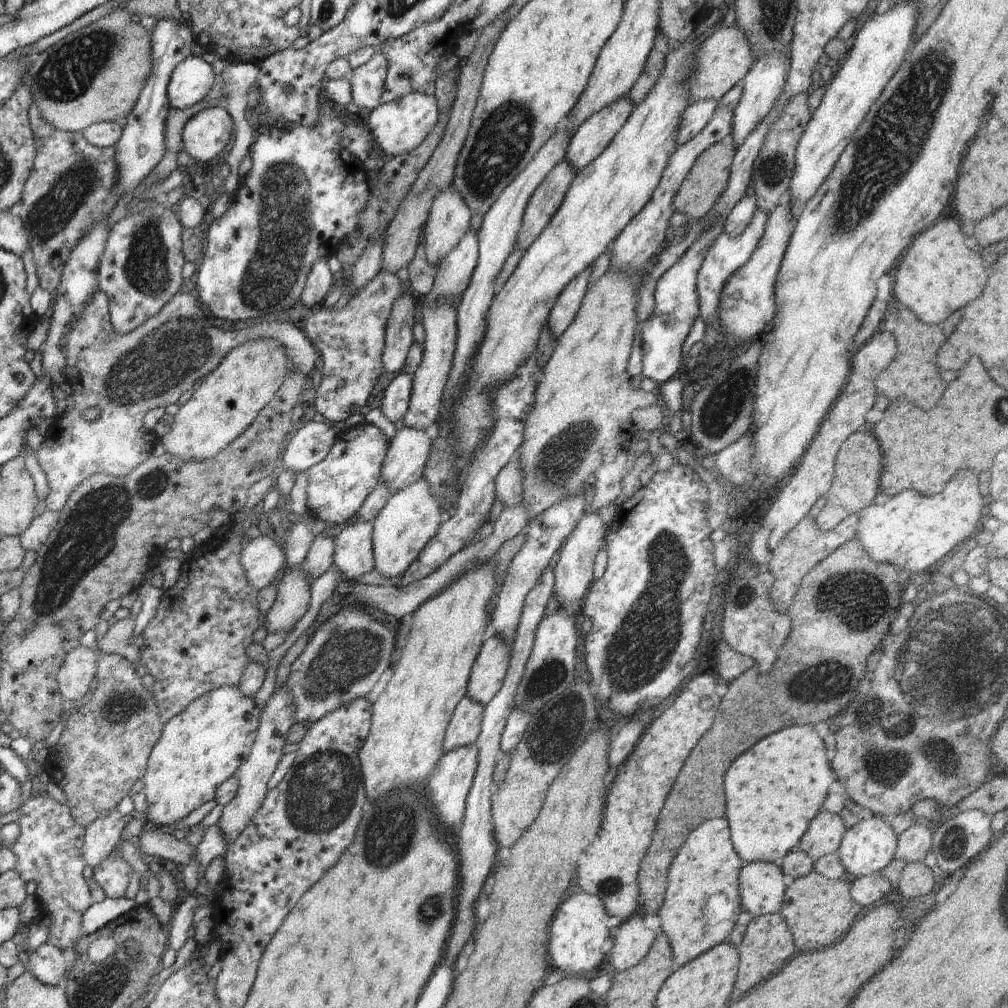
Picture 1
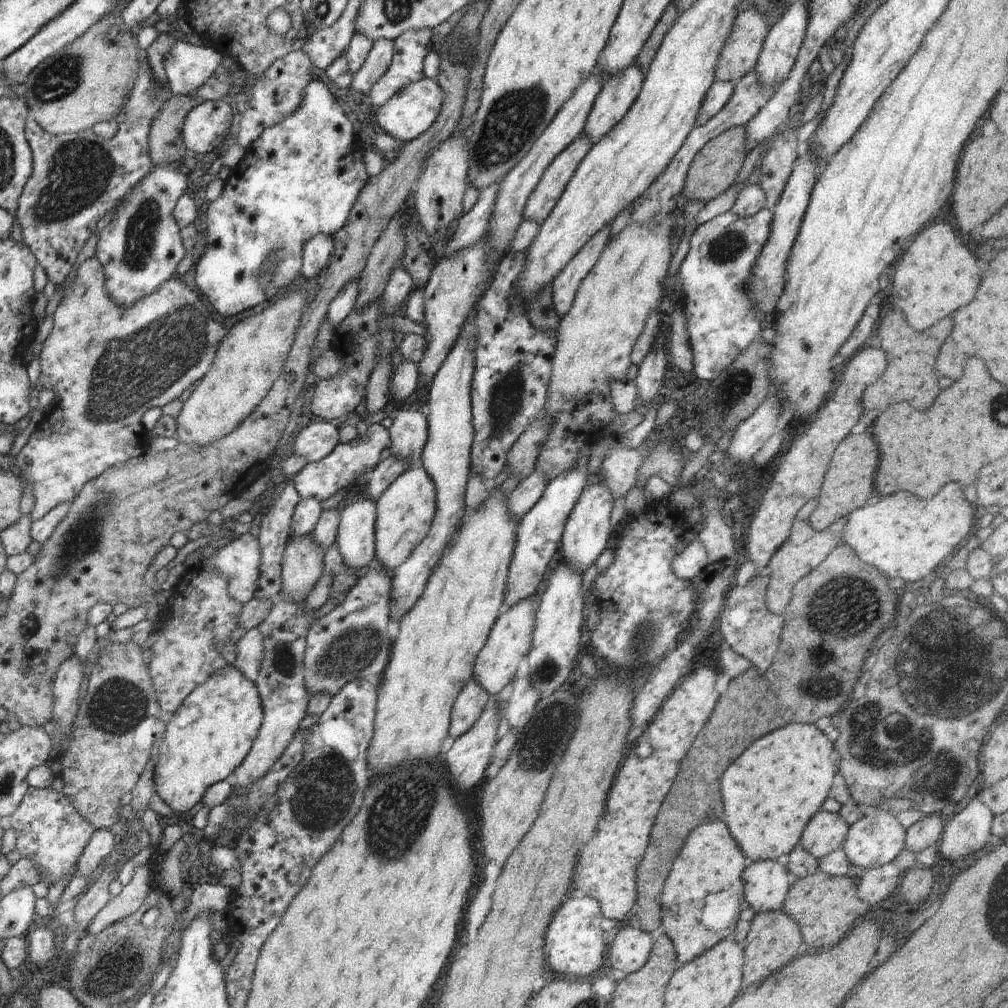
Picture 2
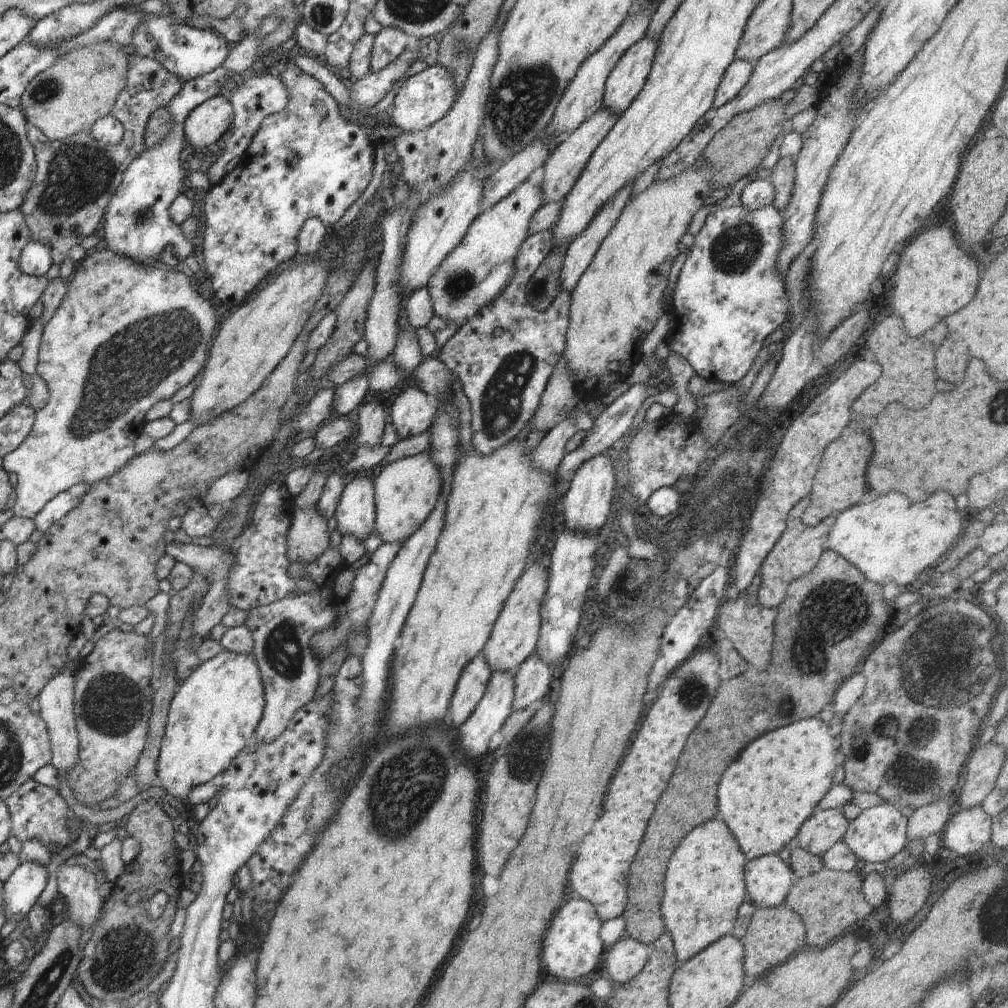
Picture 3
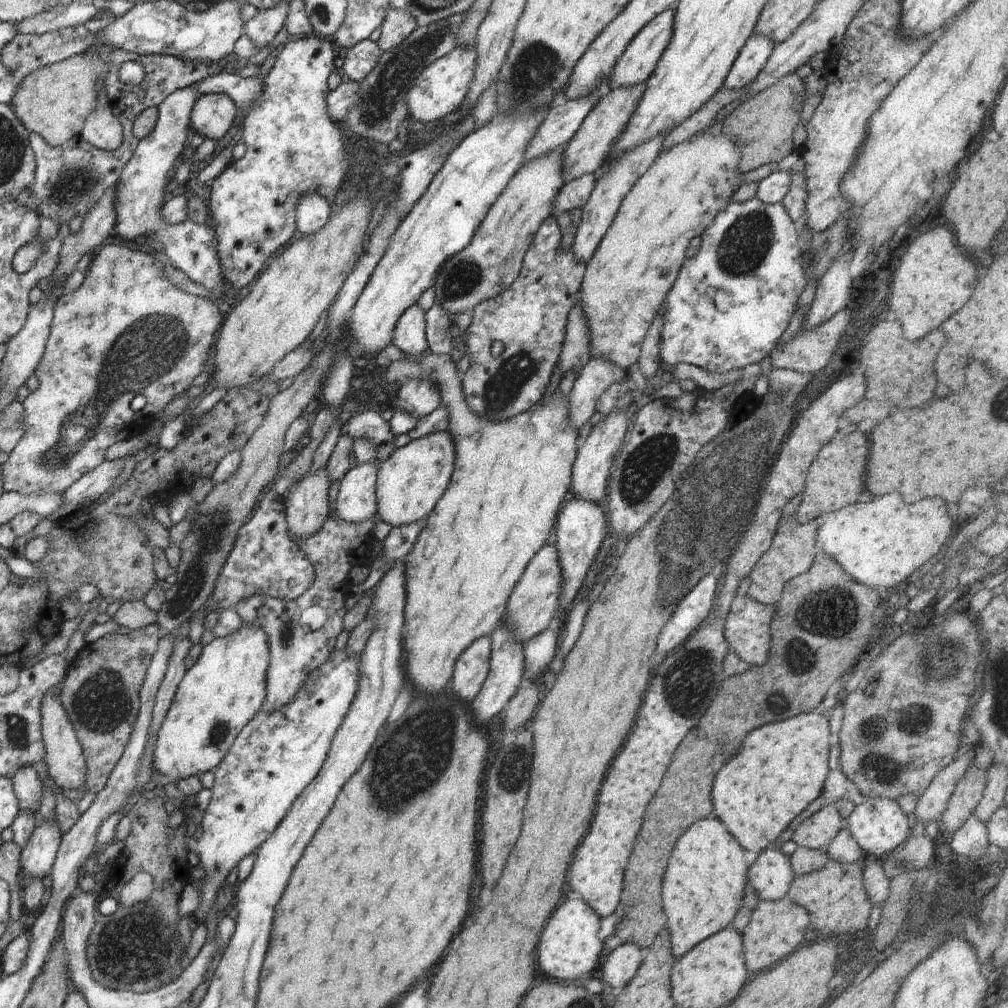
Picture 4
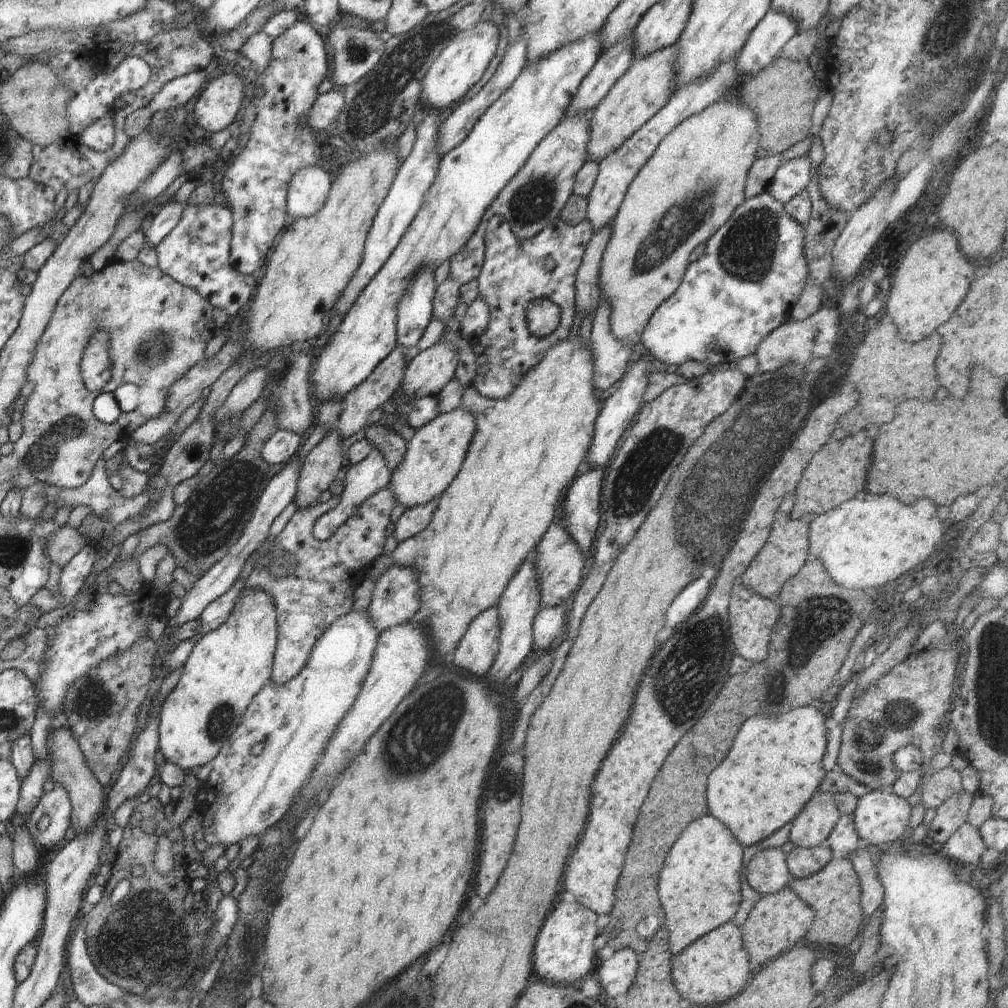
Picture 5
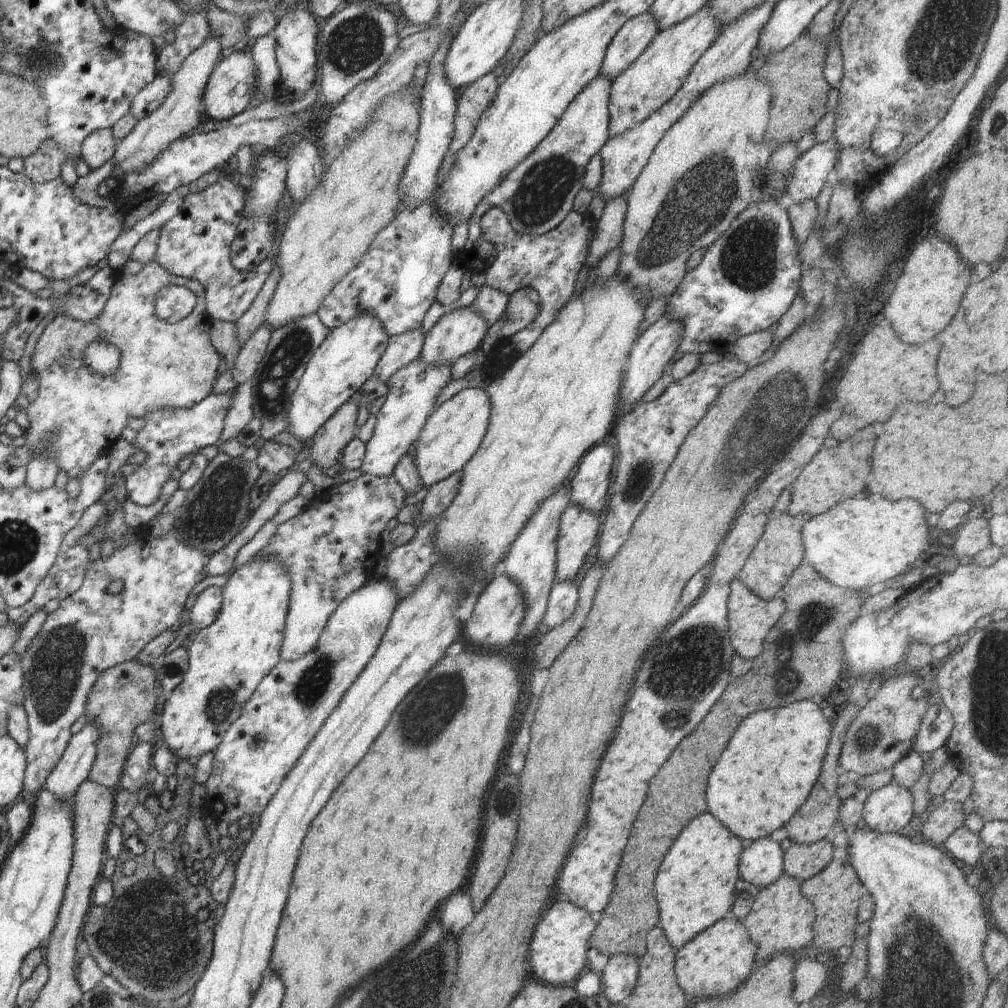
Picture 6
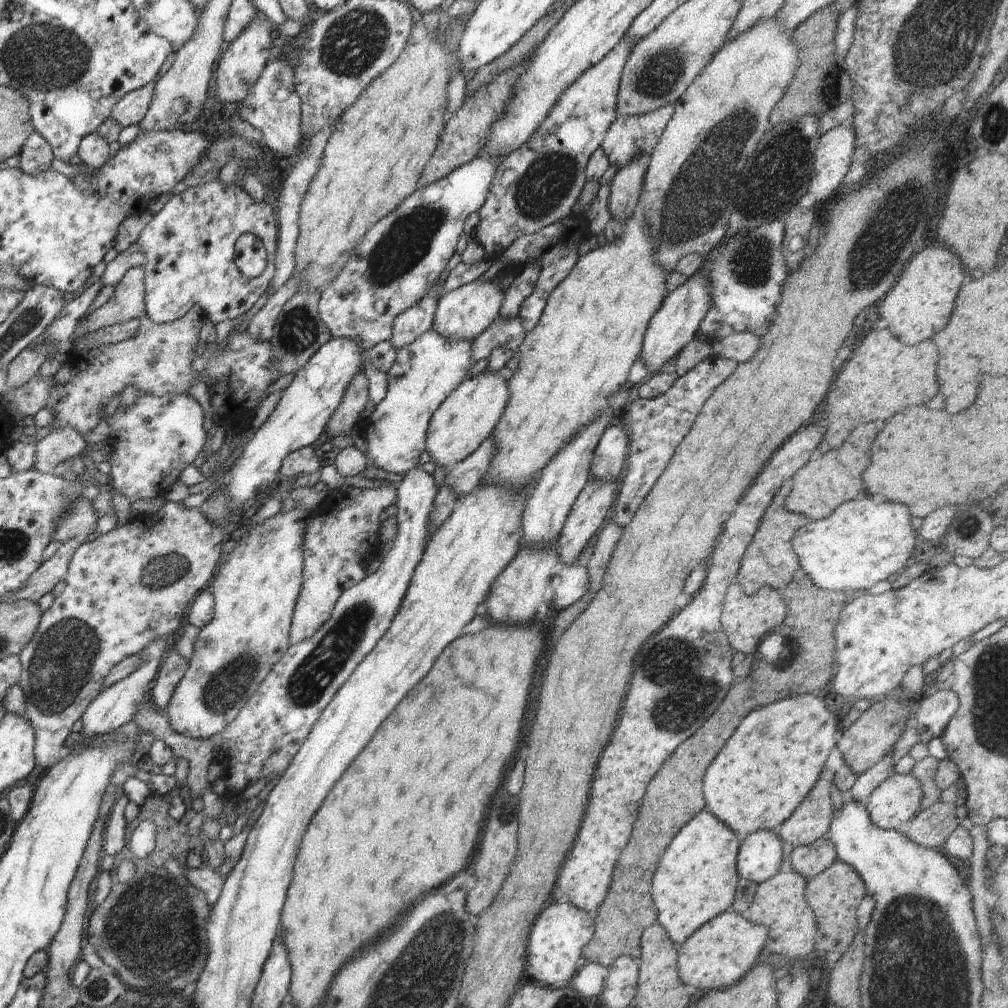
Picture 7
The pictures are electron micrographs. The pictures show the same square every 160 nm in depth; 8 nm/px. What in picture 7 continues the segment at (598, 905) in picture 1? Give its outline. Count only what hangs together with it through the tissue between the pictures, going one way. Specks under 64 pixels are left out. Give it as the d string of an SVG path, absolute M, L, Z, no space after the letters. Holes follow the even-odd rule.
M557 903L545 908L531 929L527 944L526 974L539 984L552 988L570 986L569 982L577 973L583 961L583 948L594 938L593 915L576 908L573 904Z

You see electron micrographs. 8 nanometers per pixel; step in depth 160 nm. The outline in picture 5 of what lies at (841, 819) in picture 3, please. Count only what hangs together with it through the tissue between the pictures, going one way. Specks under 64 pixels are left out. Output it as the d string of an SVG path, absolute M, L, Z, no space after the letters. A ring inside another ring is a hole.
M817 790L793 820L789 840L799 847L820 847L840 818L833 794Z

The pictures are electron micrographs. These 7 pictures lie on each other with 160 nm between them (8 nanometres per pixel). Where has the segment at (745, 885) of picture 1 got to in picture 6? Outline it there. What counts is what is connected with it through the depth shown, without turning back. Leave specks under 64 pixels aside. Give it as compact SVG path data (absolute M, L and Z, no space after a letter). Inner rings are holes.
M764 837L743 849L738 865L739 878L760 890L774 884L785 874L780 843Z

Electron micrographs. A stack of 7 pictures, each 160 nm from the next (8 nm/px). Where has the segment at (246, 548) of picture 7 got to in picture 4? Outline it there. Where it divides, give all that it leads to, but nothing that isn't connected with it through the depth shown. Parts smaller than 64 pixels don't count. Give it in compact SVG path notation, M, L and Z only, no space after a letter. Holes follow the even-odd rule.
M244 623L236 632L203 646L198 661L179 682L157 732L153 750L153 766L157 772L179 781L213 771L224 760L238 733L264 702L268 643L261 627Z

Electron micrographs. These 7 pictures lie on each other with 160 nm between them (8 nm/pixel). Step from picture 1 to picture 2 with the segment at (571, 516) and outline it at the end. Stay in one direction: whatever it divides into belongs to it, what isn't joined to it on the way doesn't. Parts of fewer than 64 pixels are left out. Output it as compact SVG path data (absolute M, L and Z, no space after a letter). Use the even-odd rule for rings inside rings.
M574 466L569 471L558 475L545 486L542 498L517 524L514 552L509 564L509 575L507 576L506 590L501 606L502 612L540 590L538 586L542 582L544 573L548 570L548 564L560 552L559 545L566 521L580 495L587 488L587 476L587 466L583 468Z

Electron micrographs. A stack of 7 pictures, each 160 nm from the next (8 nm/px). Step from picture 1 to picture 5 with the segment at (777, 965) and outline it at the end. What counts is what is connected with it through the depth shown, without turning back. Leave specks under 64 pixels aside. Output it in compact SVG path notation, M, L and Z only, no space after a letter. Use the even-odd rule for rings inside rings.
M790 886L784 887L773 895L763 895L741 926L743 943L748 951L750 962L765 966L776 956L798 944L805 943L806 933L810 930L814 917L814 909L800 900Z

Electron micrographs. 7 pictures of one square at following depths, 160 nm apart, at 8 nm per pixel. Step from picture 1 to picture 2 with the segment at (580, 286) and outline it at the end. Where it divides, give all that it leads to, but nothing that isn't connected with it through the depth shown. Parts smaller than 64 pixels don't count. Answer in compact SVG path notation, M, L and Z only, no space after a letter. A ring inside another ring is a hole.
M606 225L601 231L598 231L551 282L553 303L560 318L572 308L580 283L594 268L606 243L610 240L609 228L610 225Z

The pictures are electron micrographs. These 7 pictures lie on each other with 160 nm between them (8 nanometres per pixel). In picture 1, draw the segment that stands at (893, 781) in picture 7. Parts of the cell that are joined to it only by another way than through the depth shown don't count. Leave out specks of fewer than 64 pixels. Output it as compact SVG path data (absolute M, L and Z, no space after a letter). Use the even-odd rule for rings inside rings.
M878 815L847 828L837 853L848 878L880 873L880 870L886 868L894 859L897 840L897 834L892 830L892 827L885 821L885 818Z

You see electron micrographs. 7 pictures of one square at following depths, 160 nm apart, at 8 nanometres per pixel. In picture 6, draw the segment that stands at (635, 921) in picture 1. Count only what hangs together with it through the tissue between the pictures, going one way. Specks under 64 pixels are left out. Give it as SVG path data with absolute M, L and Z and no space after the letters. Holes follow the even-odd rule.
M618 953L609 957L601 976L606 998L614 1004L626 1002L638 984L638 975L639 962L634 955Z

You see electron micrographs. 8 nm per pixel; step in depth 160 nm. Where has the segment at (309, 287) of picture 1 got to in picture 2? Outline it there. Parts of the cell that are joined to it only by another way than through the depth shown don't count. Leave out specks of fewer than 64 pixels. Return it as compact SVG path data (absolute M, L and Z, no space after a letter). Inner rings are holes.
M317 234L312 237L303 250L303 265L301 266L302 278L307 281L316 278L320 280L324 267L332 256L334 243L331 236Z

